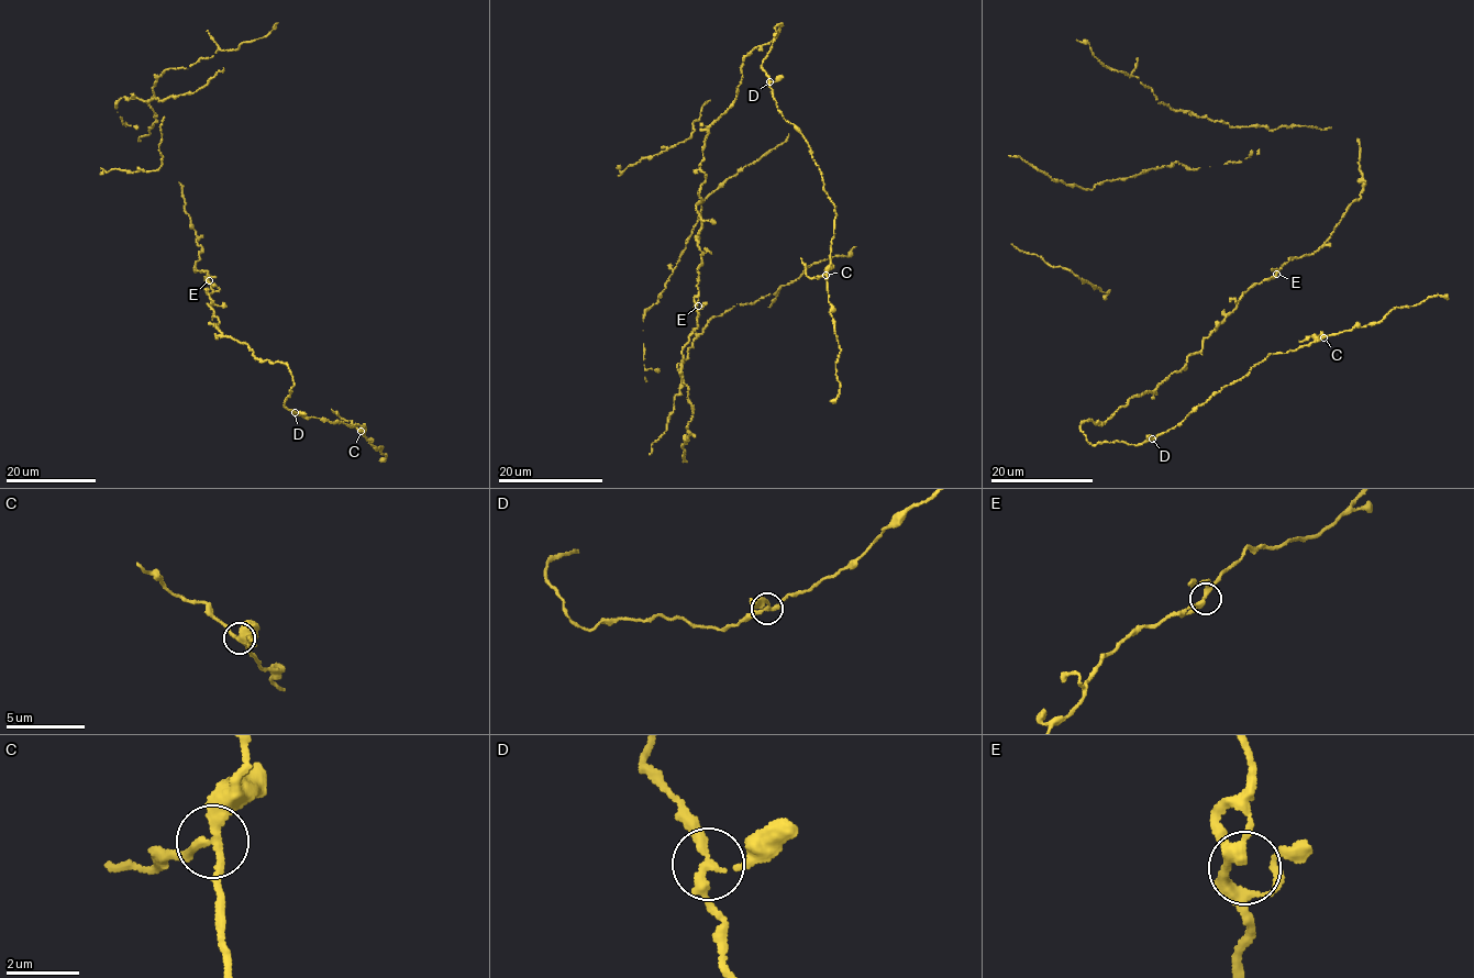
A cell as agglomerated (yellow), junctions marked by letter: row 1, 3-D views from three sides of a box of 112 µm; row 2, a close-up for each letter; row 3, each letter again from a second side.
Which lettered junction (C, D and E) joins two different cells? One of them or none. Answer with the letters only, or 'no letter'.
C

